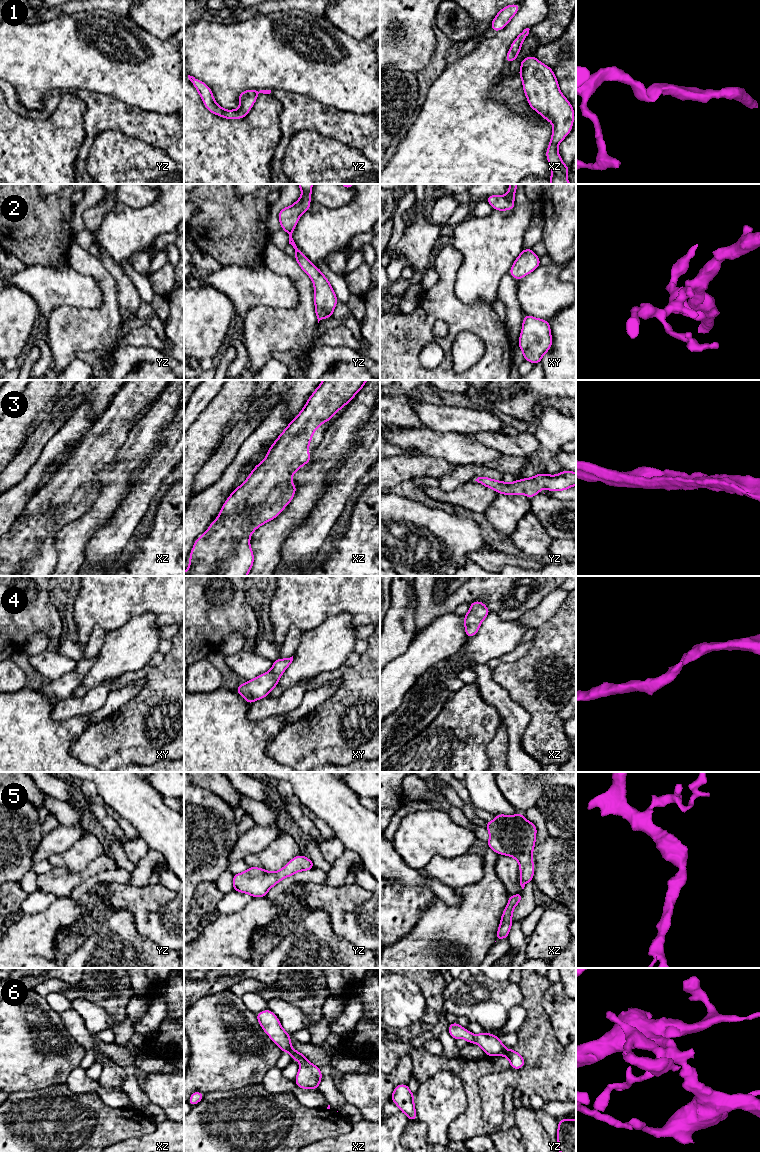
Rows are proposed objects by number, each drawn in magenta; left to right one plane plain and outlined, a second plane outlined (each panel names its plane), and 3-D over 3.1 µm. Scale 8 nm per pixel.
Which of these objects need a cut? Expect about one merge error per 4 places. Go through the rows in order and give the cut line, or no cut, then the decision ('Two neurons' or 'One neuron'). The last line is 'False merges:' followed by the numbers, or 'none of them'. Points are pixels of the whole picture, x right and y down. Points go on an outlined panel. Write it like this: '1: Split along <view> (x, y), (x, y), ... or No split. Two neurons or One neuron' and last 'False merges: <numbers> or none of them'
1: No split. One neuron
2: No split. One neuron
3: No split. One neuron
4: No split. One neuron
5: No split. One neuron
6: No split. One neuron
False merges: none of them

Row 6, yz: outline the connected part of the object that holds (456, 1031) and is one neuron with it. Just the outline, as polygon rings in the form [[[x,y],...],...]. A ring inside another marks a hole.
[[[457,1022],[449,1024],[448,1032],[450,1036],[456,1041],[459,1038],[465,1039],[468,1043],[475,1043],[479,1045],[487,1057],[489,1056],[505,1056],[509,1059],[511,1069],[521,1069],[525,1066],[523,1055],[518,1054],[515,1049],[505,1049],[505,1045],[501,1042],[499,1037],[482,1032],[478,1035],[474,1035],[466,1028],[460,1026]]]

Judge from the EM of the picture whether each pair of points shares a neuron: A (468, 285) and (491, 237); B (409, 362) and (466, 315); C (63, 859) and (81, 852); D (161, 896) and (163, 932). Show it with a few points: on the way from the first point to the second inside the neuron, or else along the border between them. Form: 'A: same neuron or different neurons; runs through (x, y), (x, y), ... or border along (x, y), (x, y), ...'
A: same neuron; runs through (480, 273), (489, 249)
B: same neuron; runs through (411, 343), (415, 335), (435, 315), (447, 315)
C: same neuron; runs through (67, 859), (74, 859), (77, 856)
D: same neuron; runs through (163, 905), (167, 913), (167, 923)

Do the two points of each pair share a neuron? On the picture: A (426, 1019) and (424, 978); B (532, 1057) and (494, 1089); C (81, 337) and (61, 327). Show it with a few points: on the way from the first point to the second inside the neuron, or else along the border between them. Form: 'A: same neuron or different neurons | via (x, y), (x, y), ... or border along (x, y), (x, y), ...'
A: same neuron | via (436, 1009), (436, 997), (433, 988)
B: same neuron | via (527, 1068), (515, 1078), (505, 1079)
C: same neuron | via (76, 332), (66, 327)

